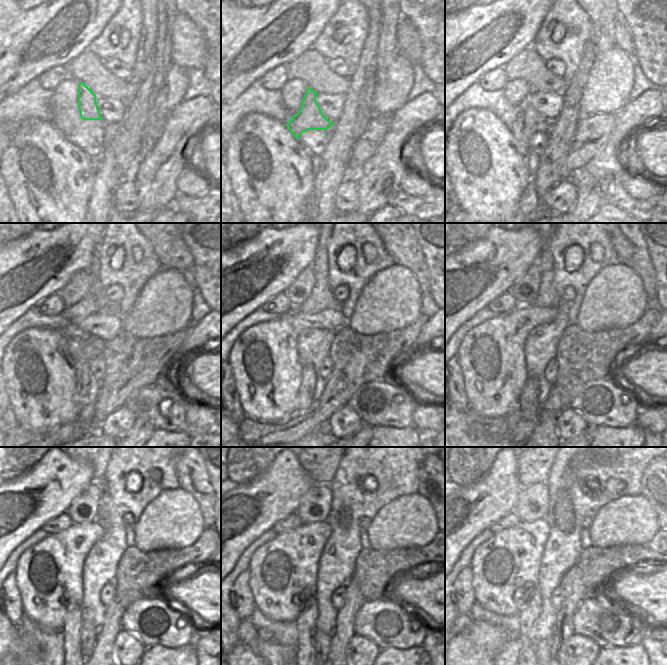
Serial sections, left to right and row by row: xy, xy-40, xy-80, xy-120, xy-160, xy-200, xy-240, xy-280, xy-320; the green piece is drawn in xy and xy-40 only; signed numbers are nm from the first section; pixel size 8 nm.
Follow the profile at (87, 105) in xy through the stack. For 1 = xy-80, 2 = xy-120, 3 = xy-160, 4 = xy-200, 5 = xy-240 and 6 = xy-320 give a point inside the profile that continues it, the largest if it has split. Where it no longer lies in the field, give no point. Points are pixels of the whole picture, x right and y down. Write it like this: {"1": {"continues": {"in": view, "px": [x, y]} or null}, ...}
{"1": {"continues": {"in": "xy-80", "px": [534, 121]}}, "2": {"continues": {"in": "xy-120", "px": [80, 365]}}, "3": {"continues": {"in": "xy-160", "px": [306, 390]}}, "4": {"continues": {"in": "xy-200", "px": [529, 403]}}, "5": {"continues": {"in": "xy-240", "px": [87, 630]}}, "6": {"continues": {"in": "xy-320", "px": [543, 647]}}}

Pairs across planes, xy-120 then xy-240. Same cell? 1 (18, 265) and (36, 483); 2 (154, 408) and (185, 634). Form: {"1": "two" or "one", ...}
{"1": "one", "2": "one"}

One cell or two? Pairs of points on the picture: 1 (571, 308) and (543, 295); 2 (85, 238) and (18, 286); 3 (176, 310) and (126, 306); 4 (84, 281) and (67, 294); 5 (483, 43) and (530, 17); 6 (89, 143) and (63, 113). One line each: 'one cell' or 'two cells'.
1: two cells
2: one cell
3: two cells
4: one cell
5: one cell
6: one cell

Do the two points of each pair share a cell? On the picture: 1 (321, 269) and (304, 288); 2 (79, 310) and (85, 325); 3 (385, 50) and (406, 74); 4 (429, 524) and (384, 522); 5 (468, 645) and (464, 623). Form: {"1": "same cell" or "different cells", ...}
{"1": "different cells", "2": "different cells", "3": "different cells", "4": "same cell", "5": "different cells"}

